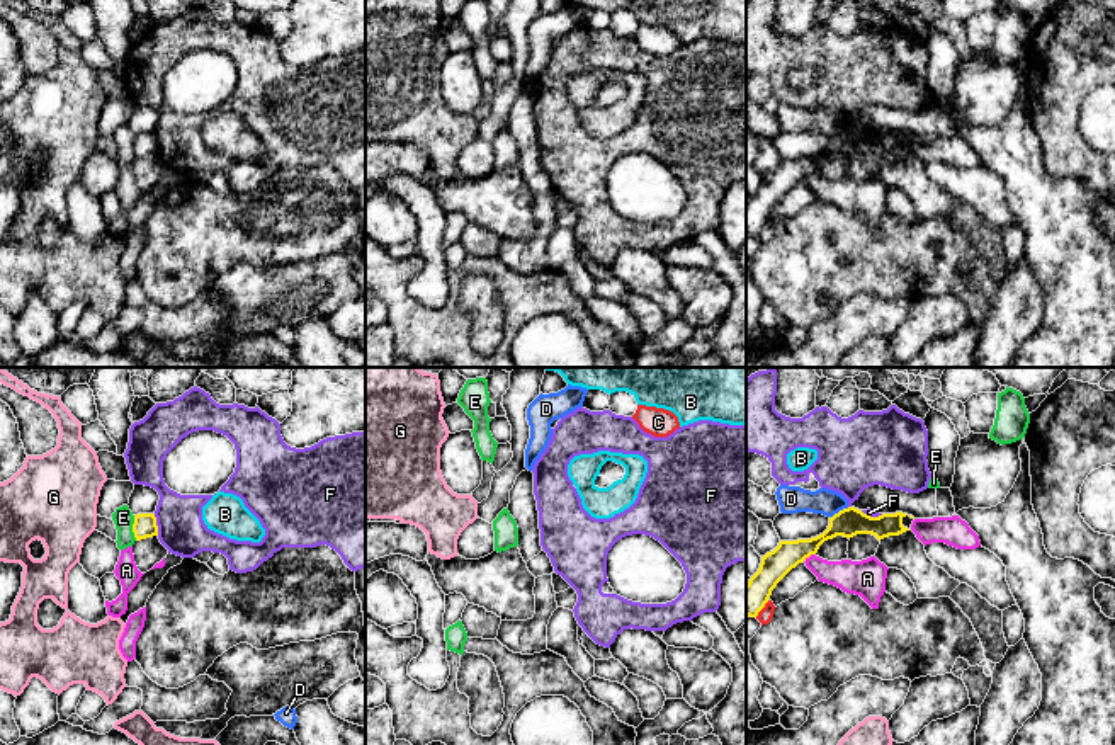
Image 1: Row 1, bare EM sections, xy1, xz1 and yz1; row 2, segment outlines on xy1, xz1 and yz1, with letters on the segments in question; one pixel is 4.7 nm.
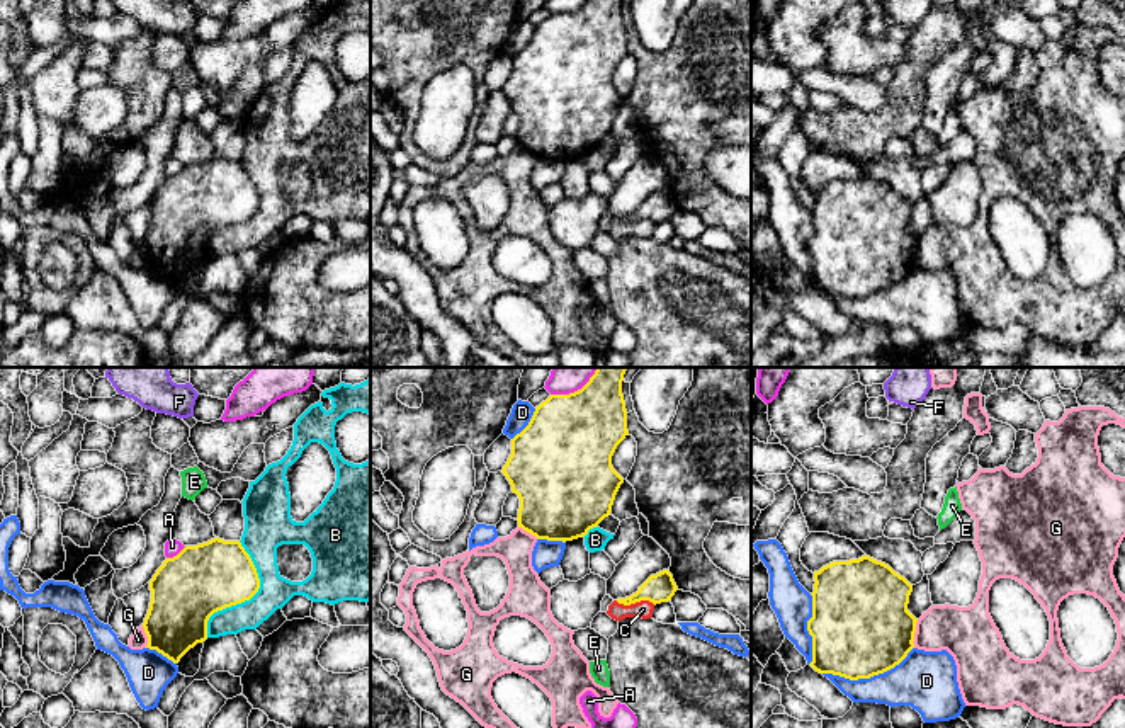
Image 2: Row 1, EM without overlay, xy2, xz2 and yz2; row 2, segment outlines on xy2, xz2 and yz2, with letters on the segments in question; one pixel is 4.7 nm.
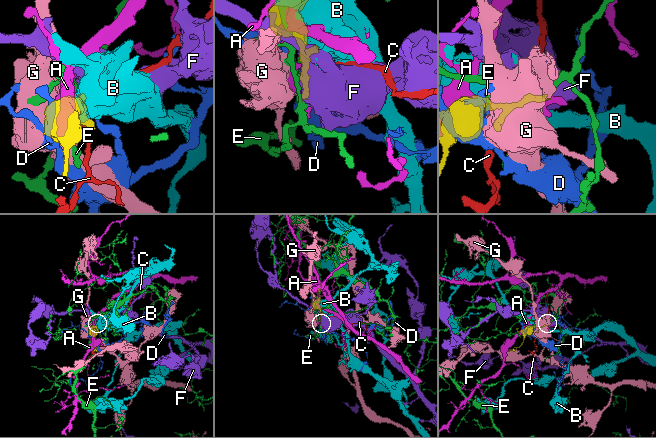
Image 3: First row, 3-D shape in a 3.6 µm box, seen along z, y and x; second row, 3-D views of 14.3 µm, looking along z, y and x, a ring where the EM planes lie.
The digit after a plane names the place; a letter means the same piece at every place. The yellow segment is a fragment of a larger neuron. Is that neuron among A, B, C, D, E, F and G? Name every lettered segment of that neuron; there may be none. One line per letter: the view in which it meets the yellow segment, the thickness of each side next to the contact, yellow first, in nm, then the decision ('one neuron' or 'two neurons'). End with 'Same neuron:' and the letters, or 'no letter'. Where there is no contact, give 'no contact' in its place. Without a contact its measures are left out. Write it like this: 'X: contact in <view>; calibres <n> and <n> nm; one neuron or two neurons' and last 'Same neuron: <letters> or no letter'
A: contact in xy2; calibres 340 and 80 nm; two neurons
B: contact in xy2; calibres 320 and 150 nm; two neurons
C: contact in xz2; calibres 140 and 80 nm; two neurons
D: contact in yz2; calibres 480 and 260 nm; two neurons
E: contact in xy1; calibres 110 and 100 nm; two neurons
F: contact in xy1; calibres 110 and 220 nm; two neurons
G: contact in yz2; calibres 460 and 260 nm; two neurons
Same neuron: no letter

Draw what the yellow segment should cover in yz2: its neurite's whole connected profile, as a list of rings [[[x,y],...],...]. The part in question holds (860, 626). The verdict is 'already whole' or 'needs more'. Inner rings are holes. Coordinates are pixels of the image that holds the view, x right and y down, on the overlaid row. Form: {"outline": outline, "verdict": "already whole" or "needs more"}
{"outline": [[[870,556],[833,561],[814,572],[812,662],[819,674],[870,679],[914,648],[918,619],[907,611],[913,585]]], "verdict": "already whole"}

